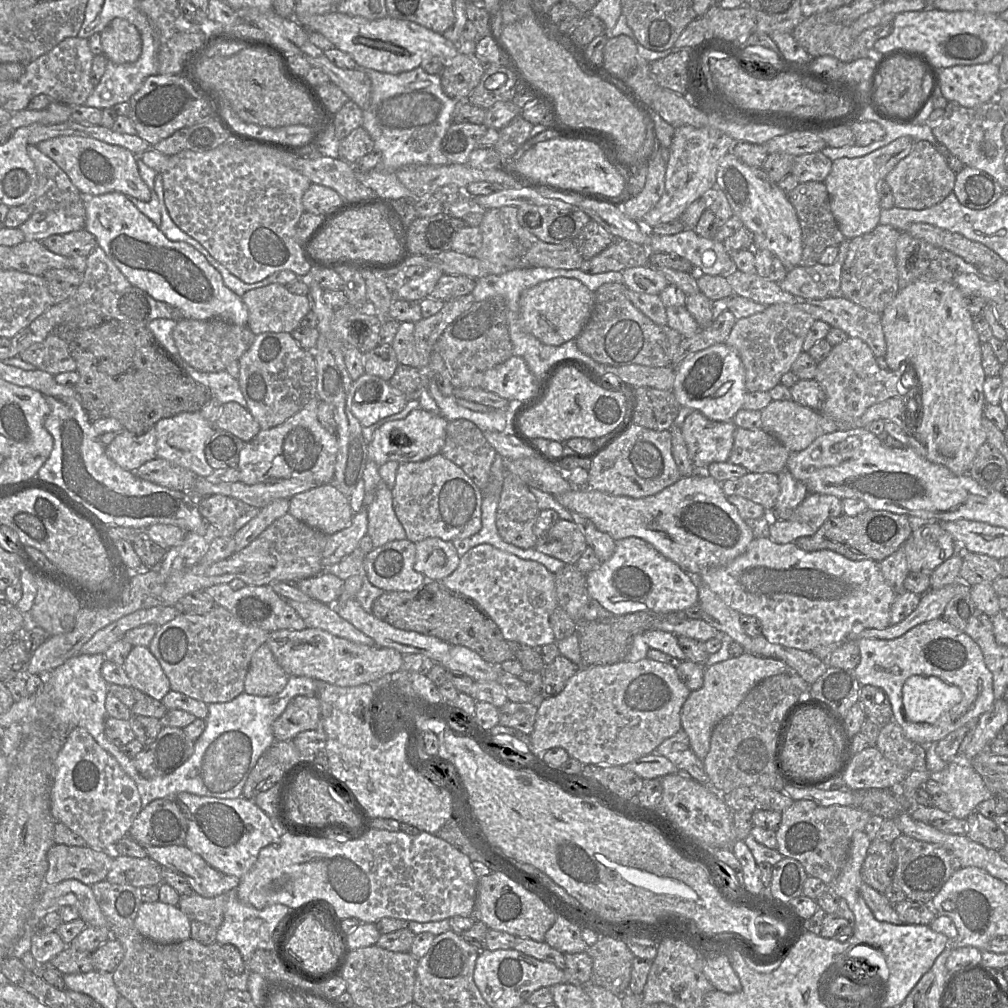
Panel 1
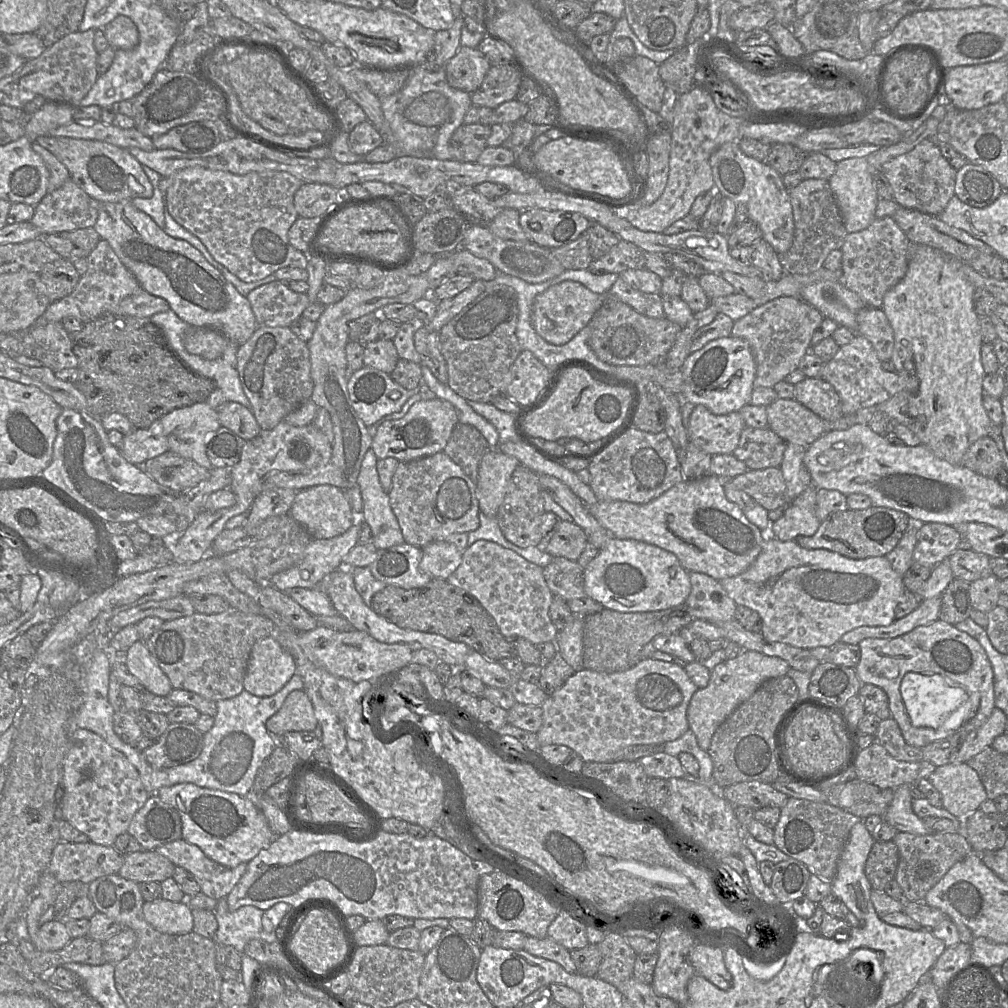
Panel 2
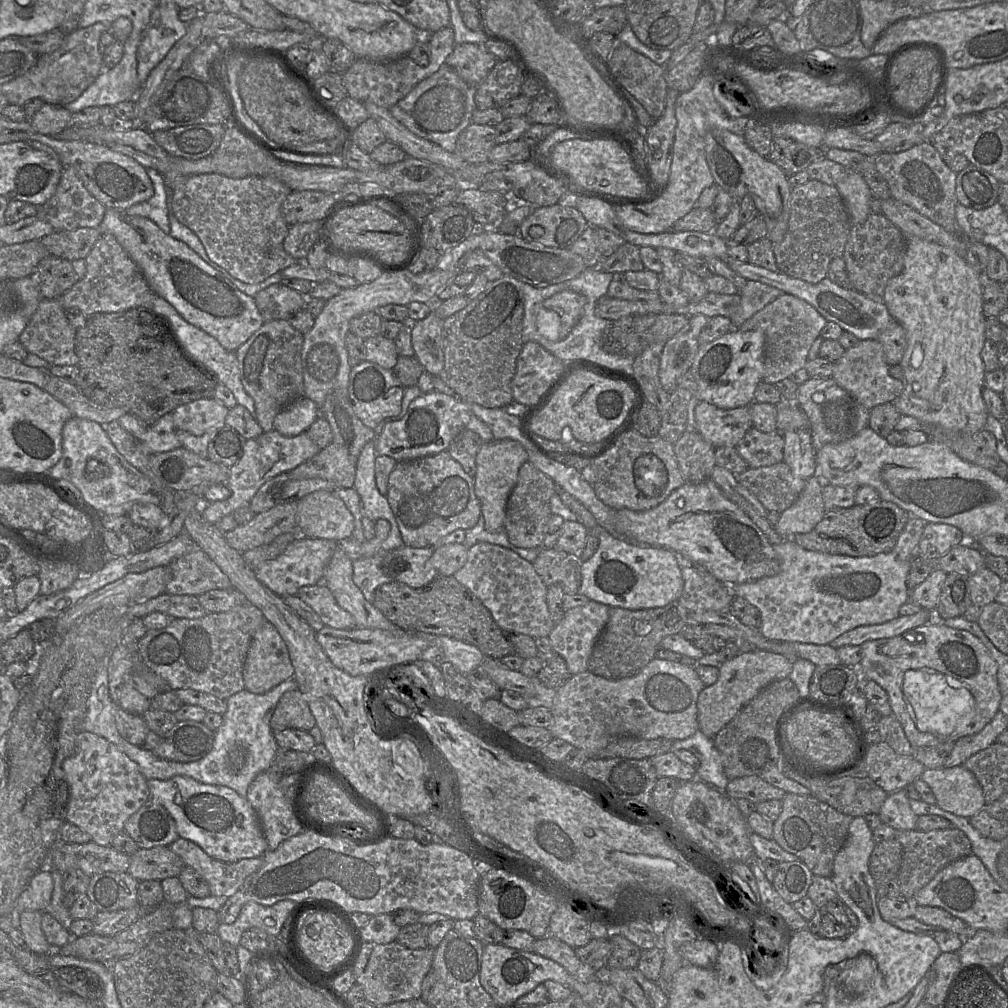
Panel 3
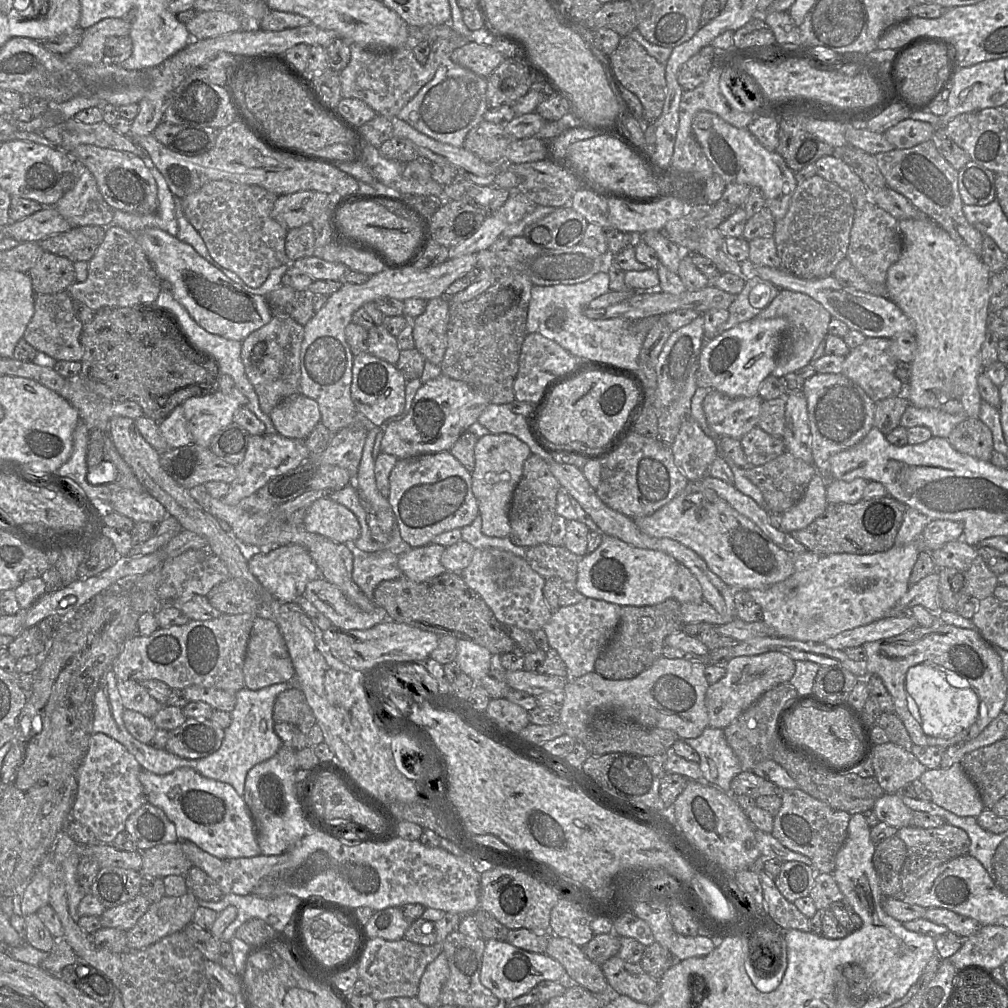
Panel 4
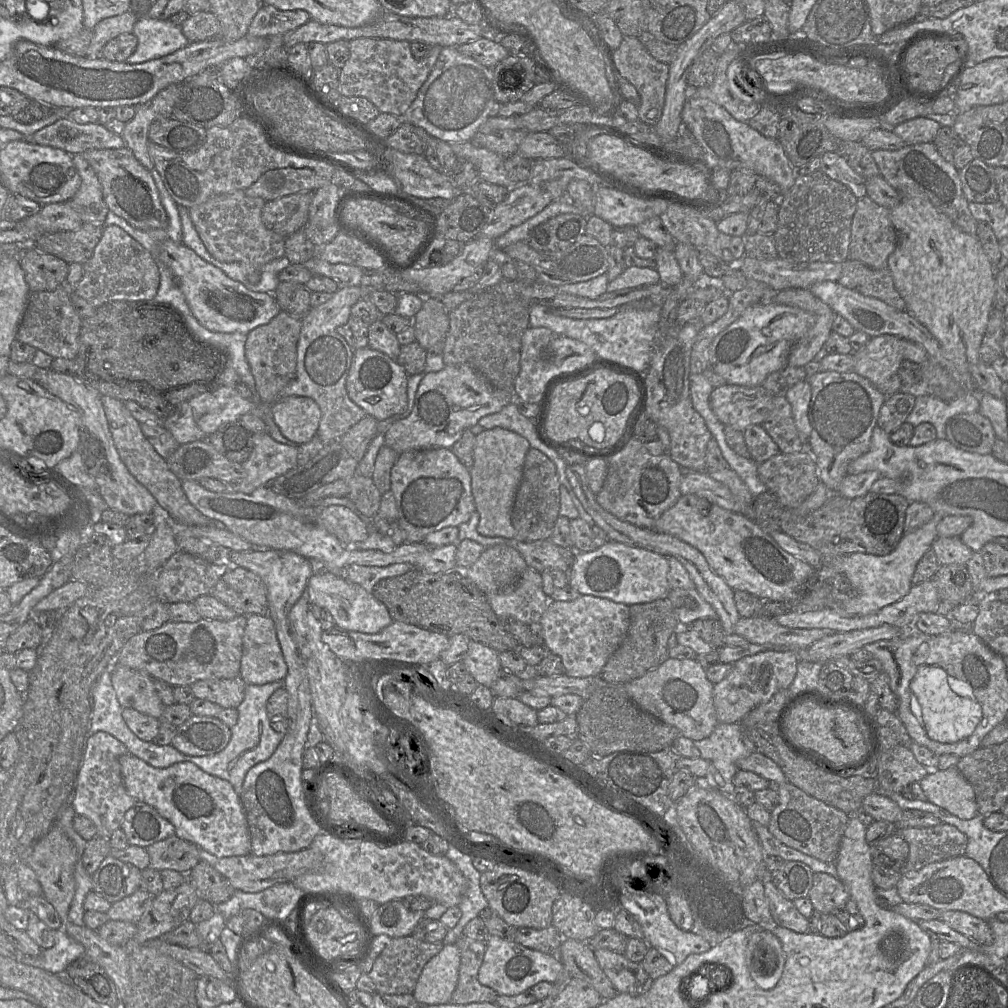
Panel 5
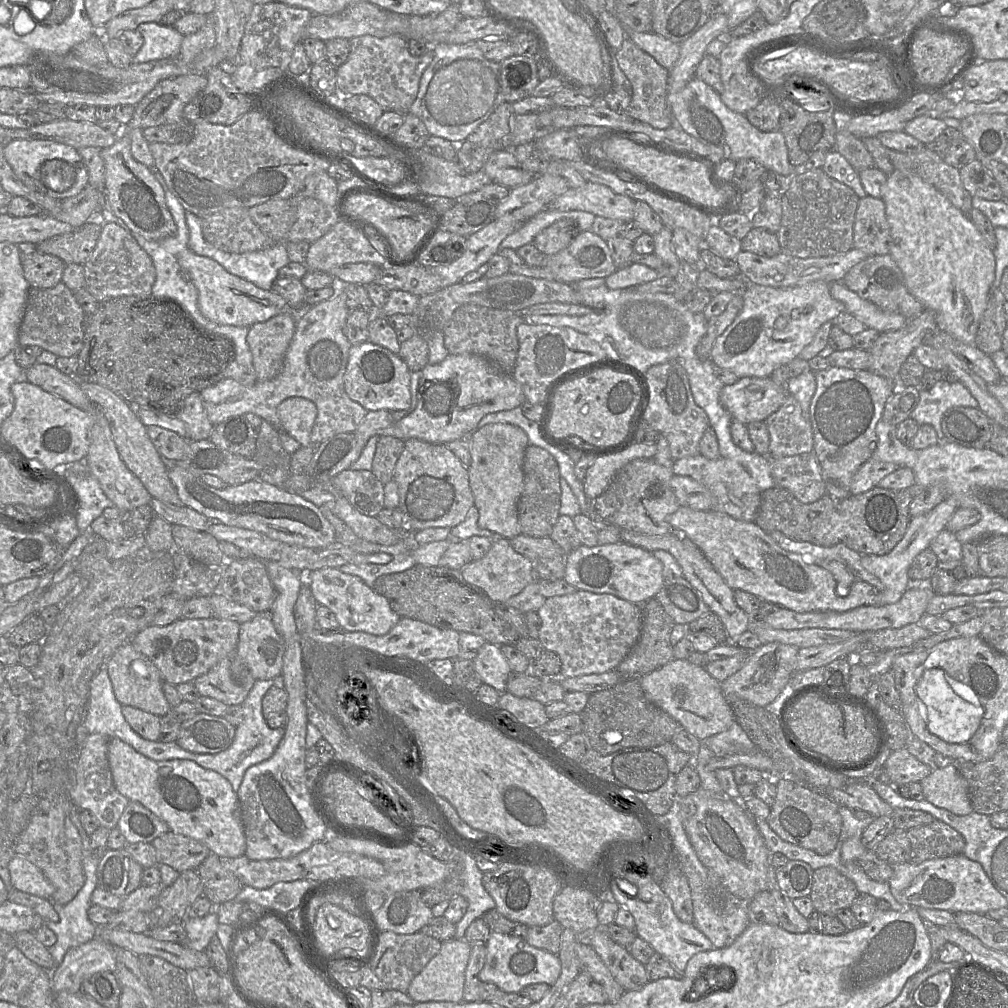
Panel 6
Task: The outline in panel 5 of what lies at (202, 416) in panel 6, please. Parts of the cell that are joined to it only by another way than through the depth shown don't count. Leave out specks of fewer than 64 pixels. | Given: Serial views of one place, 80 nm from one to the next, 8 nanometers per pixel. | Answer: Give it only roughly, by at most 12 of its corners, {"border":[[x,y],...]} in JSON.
{"border":[[188,401],[163,419],[179,444],[205,439]]}

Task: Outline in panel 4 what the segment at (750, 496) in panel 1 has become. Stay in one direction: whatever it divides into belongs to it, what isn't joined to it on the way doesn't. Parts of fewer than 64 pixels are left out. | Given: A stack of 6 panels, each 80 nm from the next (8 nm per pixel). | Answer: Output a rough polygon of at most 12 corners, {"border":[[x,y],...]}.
{"border":[[787,451],[745,468],[764,507],[782,514],[803,497],[813,463]]}

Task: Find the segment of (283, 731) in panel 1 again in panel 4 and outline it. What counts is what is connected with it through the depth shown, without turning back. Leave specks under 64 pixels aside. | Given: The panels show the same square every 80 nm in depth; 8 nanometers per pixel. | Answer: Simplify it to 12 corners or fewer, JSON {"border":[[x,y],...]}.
{"border":[[292,686],[278,694],[274,722],[301,731],[315,724],[305,695]]}

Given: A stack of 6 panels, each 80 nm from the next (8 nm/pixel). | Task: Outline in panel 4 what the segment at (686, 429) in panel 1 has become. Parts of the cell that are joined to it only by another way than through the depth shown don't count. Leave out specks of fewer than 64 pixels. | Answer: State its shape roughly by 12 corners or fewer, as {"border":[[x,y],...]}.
{"border":[[709,391],[703,410],[718,437],[741,440],[758,426],[758,396]]}

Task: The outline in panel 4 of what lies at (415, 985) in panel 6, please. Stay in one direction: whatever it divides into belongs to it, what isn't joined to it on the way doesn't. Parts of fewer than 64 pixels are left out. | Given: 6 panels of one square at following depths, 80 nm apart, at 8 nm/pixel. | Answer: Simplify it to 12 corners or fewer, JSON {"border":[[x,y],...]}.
{"border":[[442,951],[421,976],[418,1000],[438,1006],[450,974]]}

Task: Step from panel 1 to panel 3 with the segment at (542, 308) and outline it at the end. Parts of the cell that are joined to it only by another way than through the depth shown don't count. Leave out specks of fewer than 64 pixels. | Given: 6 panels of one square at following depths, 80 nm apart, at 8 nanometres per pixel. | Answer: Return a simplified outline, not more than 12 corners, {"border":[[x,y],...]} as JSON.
{"border":[[558,292],[542,306],[560,316],[560,340],[579,322],[586,297]]}

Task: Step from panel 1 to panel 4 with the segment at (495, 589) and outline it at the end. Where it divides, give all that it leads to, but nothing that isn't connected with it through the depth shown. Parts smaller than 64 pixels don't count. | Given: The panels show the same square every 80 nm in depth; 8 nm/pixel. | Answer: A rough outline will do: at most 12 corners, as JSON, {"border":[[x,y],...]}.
{"border":[[475,549],[460,572],[502,625],[551,617],[545,579],[524,558]]}

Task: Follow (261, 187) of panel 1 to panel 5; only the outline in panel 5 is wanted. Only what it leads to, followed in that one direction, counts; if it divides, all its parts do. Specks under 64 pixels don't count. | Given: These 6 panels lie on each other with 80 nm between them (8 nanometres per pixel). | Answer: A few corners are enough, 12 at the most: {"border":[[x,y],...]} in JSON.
{"border":[[226,193],[188,208],[207,251],[252,284],[285,256],[266,201]]}

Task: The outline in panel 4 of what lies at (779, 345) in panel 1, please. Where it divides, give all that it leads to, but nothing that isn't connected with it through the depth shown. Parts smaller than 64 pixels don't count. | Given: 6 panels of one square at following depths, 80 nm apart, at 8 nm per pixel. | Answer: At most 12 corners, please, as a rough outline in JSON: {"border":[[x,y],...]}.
{"border":[[780,290],[755,318],[788,322],[772,375],[811,363],[832,317],[810,296]]}

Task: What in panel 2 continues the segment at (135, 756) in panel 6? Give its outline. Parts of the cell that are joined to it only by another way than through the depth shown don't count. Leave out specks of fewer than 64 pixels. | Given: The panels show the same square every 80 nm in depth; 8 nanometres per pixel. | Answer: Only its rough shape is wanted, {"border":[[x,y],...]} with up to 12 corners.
{"border":[[192,783],[162,787],[182,839],[231,868],[278,837],[254,804]]}

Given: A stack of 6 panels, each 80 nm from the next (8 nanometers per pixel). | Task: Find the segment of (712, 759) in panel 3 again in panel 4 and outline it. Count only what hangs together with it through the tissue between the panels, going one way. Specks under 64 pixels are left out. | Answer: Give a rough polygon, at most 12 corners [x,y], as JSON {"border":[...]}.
{"border":[[723,729],[683,740],[703,779],[731,793],[742,769]]}

